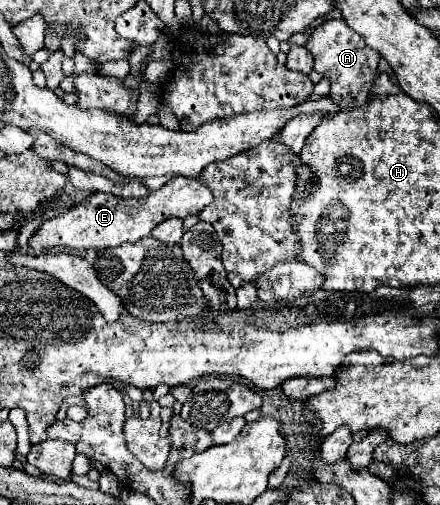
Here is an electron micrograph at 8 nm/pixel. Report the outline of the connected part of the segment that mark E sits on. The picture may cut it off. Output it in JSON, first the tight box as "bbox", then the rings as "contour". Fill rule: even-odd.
{"bbox":[28,176,212,254],"contour":[[[184,176],[172,178],[160,190],[150,192],[146,200],[144,198],[124,200],[118,196],[110,196],[106,192],[94,192],[88,198],[84,198],[80,204],[54,216],[52,220],[46,220],[28,243],[35,254],[42,254],[44,250],[58,248],[58,246],[68,248],[76,254],[84,254],[90,248],[92,250],[114,248],[124,242],[136,242],[144,236],[150,236],[150,232],[168,218],[186,218],[190,214],[198,214],[210,202],[212,202],[212,192],[208,190],[208,186],[200,184],[196,178],[184,178]]]}

